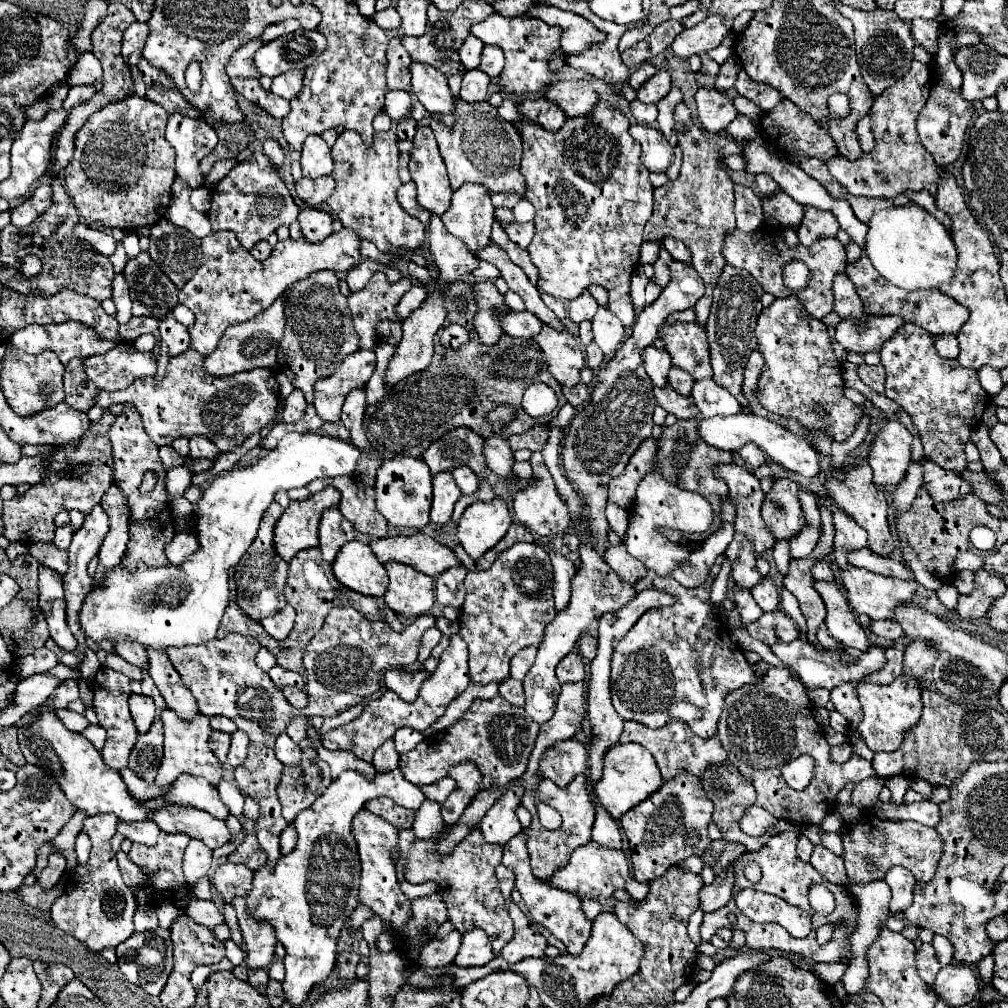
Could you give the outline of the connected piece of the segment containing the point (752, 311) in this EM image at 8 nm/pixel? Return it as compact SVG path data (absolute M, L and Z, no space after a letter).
M727 265L719 277L719 283L713 291L713 305L711 315L707 321L707 335L711 343L711 367L713 367L713 379L721 387L725 387L743 407L747 407L747 399L741 397L741 381L743 381L743 369L751 355L751 351L757 349L757 337L755 337L755 325L757 317L763 309L761 305L763 289L757 283L753 275L749 275L743 269L735 269L733 265Z

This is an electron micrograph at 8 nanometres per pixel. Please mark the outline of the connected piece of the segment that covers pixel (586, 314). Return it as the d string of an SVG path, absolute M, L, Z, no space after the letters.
M583 291L577 299L573 299L571 303L569 303L569 319L573 321L573 323L581 323L581 321L591 321L593 317L595 317L595 311L599 309L599 303L595 301L595 297L589 293L589 291Z

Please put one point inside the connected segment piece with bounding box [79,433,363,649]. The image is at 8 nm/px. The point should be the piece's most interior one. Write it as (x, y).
(162, 607)

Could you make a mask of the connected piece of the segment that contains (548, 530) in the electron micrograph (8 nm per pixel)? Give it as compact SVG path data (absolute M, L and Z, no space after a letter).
M535 451L529 459L533 471L535 471L535 481L531 487L527 487L525 491L519 491L515 495L515 501L513 501L513 511L515 511L515 517L519 519L519 523L523 523L529 531L541 535L541 537L557 537L557 535L563 535L563 531L569 527L569 511L567 511L567 503L563 503L563 499L559 497L559 491L553 483L553 477L551 473L547 471L547 465L543 463L543 455L539 451Z

